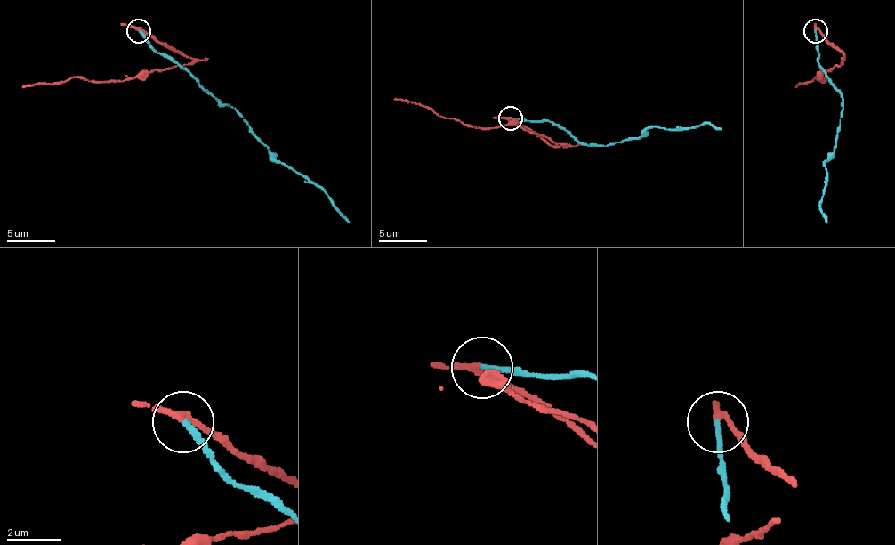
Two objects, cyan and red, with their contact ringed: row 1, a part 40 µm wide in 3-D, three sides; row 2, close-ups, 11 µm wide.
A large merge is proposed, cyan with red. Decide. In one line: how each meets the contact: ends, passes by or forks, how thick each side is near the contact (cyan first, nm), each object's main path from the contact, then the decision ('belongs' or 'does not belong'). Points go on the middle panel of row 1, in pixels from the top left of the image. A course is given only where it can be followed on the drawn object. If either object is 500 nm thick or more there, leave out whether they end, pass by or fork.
cyan ends there; red passes by; 180 nm thick on the cyan side, 200 nm on the other; cyan runs (510, 117), (551, 120), (584, 144), (637, 139), (649, 127), (678, 130), (705, 123), (721, 130); red runs (510, 117), (553, 146), (565, 146), (517, 125), (467, 127), (453, 117), (395, 99); does not belong

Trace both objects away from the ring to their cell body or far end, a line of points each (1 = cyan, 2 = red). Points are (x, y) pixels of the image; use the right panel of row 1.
1: (815, 31), (818, 62), (842, 96), (836, 146), (825, 161), (827, 175), (820, 204), (827, 221)
2: (815, 31), (822, 34), (843, 55), (843, 60), (822, 75), (825, 82), (815, 77), (796, 86)

